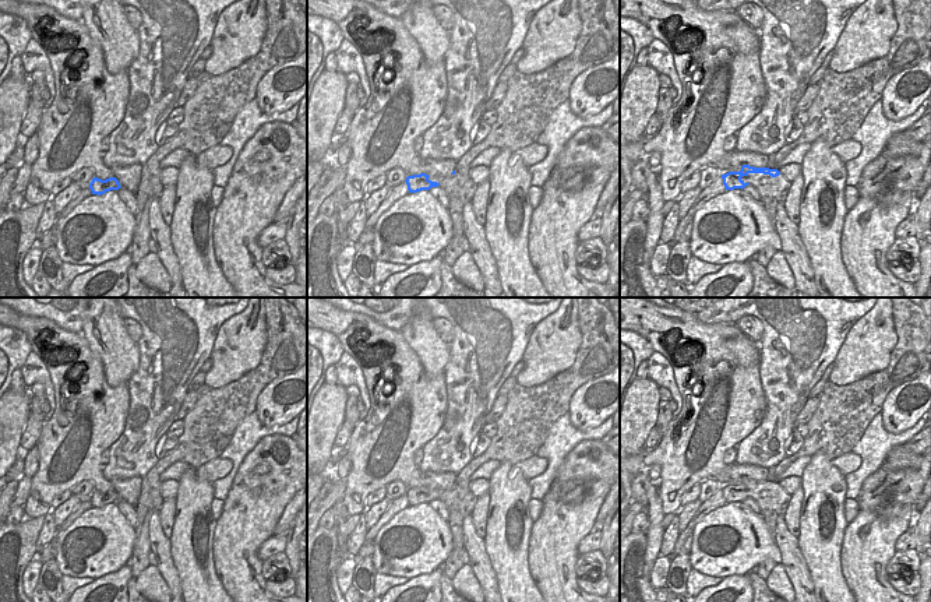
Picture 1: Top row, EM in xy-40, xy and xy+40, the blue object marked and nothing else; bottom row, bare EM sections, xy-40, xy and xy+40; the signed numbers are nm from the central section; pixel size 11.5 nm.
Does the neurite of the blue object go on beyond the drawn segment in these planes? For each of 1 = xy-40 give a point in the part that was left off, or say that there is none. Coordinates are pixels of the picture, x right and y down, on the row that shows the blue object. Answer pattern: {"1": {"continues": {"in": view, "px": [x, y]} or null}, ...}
{"1": {"continues": null}}

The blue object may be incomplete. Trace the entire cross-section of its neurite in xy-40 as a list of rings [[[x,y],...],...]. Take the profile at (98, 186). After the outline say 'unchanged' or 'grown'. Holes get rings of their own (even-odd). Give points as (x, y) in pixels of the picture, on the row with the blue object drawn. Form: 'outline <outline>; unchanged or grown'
outline [[[94,177],[92,182],[89,183],[89,189],[92,194],[105,194],[106,191],[110,190],[119,190],[121,186],[116,177],[109,177],[106,180]]]; unchanged

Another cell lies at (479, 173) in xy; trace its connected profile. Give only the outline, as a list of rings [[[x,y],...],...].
[[[480,165],[480,166],[476,166],[476,168],[470,168],[470,169],[469,169],[469,176],[470,176],[470,179],[472,179],[476,184],[480,184],[480,183],[483,183],[484,180],[489,179],[489,175],[490,175],[489,170],[490,170],[490,169],[489,169],[487,166]]]

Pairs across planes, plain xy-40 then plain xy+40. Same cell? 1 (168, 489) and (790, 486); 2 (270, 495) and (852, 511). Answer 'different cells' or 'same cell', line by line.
1: same cell
2: different cells

